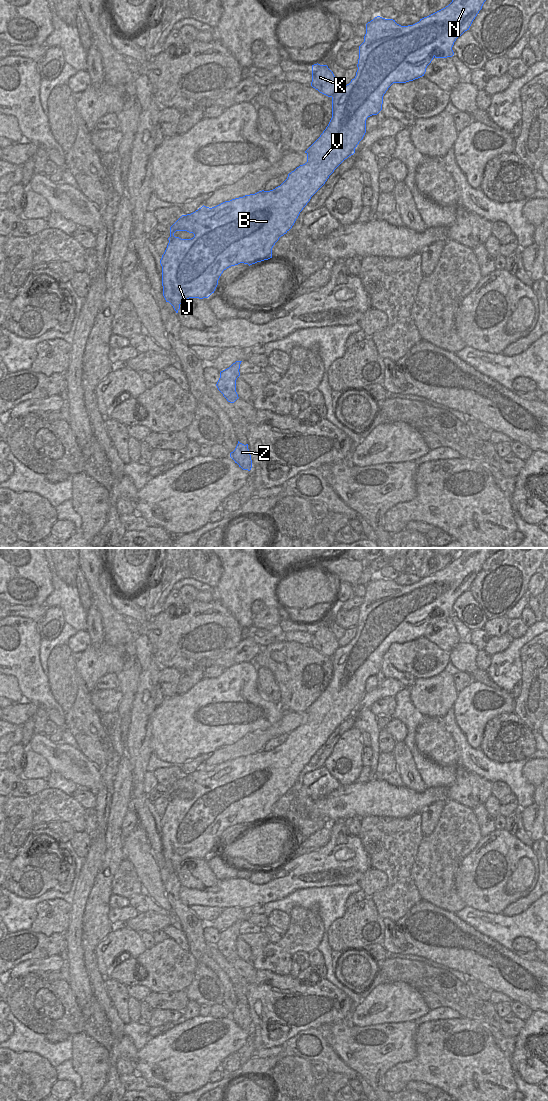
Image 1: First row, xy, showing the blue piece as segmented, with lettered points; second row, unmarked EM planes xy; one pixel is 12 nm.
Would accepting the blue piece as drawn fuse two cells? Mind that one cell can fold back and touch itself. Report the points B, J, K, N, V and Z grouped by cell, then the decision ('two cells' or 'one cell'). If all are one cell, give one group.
groups B J N V / K Z; two cells

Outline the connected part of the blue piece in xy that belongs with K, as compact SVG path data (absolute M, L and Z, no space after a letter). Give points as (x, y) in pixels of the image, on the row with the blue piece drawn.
M312 65L312 82L311 86L320 93L332 97L339 87L338 80L327 65Z

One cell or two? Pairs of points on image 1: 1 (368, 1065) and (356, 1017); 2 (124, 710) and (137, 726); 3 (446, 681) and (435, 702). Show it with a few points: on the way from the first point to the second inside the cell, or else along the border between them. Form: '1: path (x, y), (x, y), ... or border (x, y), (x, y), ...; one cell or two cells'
1: border (347, 1017), (355, 1025), (359, 1026), (381, 1024); two cells
2: border (135, 695), (132, 701), (131, 721), (125, 741); two cells
3: path (441, 686), (435, 697); one cell

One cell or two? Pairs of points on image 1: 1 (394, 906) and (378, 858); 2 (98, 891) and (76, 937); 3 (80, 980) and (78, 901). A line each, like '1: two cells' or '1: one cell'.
1: one cell
2: two cells
3: one cell

